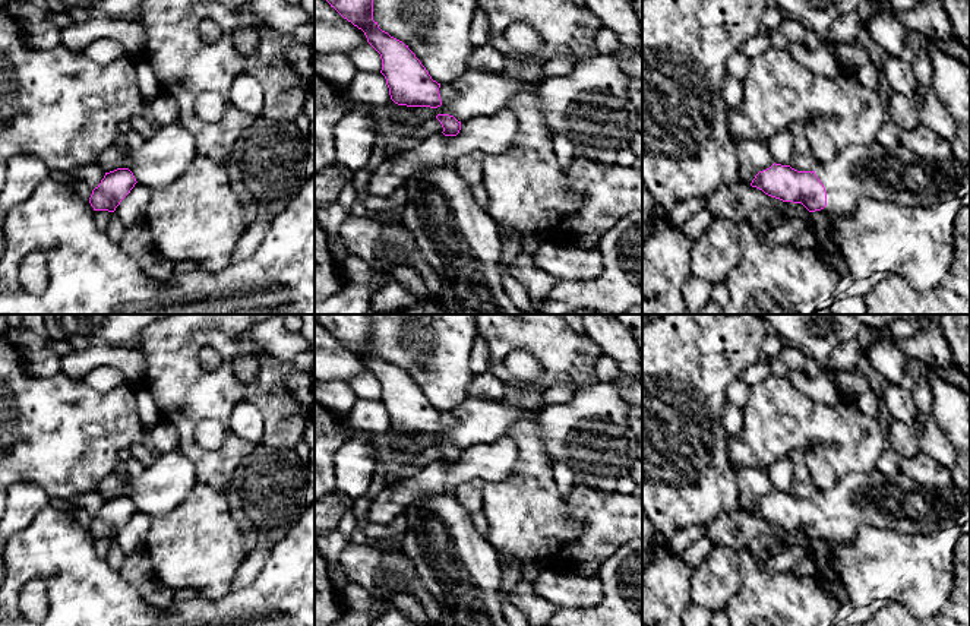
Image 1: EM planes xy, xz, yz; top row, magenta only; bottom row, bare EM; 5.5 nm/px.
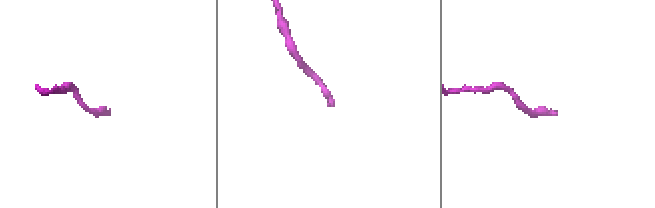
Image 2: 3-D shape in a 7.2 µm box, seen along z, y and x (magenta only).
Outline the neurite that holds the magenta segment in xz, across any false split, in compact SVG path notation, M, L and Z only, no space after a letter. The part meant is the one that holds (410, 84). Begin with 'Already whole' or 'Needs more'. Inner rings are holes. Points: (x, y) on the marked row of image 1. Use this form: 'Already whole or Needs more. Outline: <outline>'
Already whole. Outline: M326 0L344 19L361 29L367 42L380 54L391 99L398 105L442 105L440 83L402 41L382 31L373 20L373 0Z

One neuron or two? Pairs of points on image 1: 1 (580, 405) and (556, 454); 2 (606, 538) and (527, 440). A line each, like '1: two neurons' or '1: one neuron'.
1: one neuron
2: one neuron

